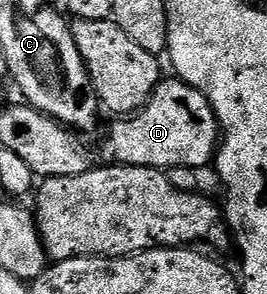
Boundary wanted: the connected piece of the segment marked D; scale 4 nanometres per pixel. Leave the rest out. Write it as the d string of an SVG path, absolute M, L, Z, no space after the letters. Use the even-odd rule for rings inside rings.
M177 78L159 80L156 90L139 112L113 122L102 144L102 152L110 159L107 161L115 165L203 170L209 164L211 167L220 143L218 119L208 98Z

